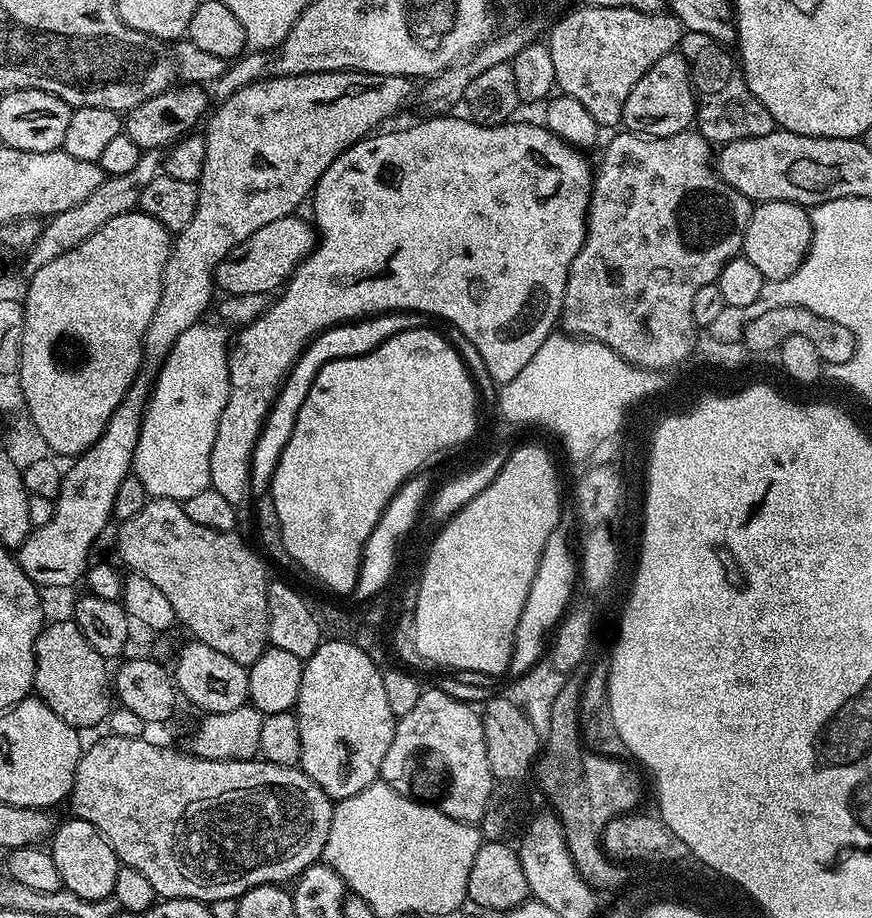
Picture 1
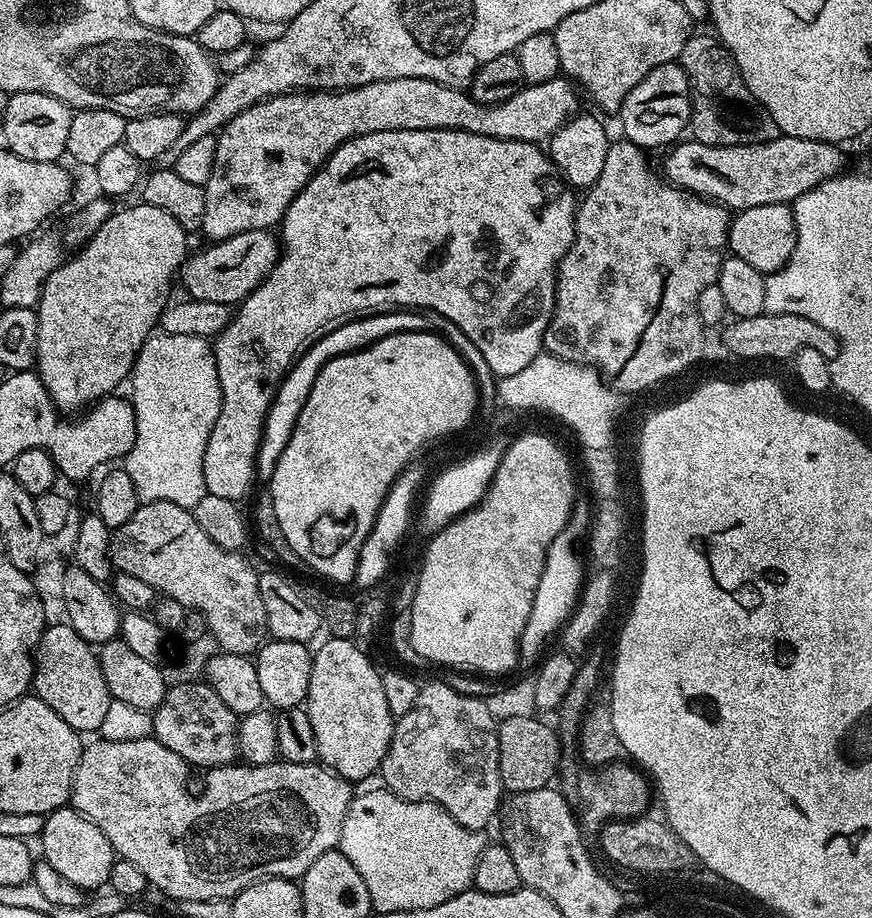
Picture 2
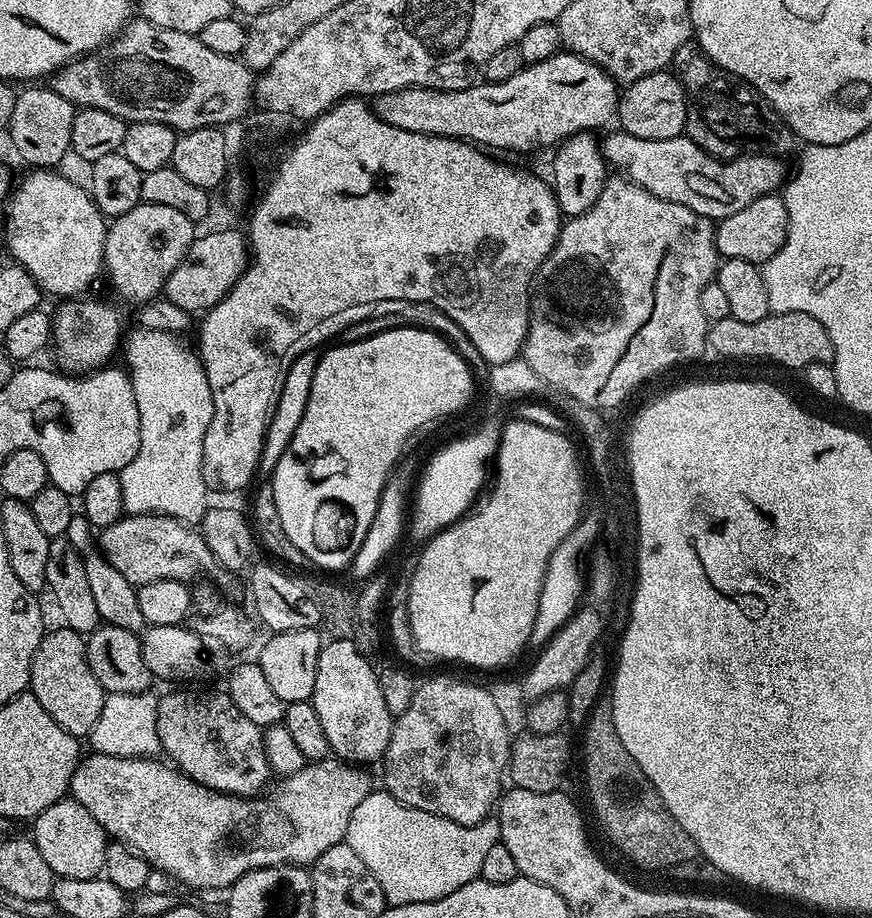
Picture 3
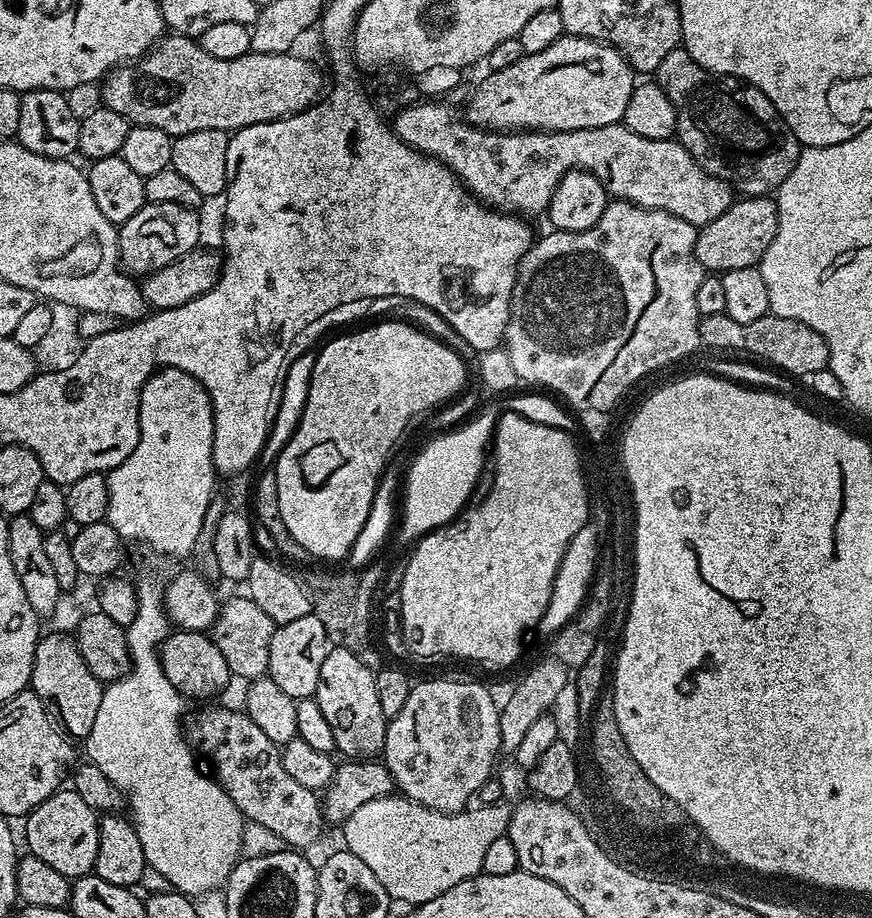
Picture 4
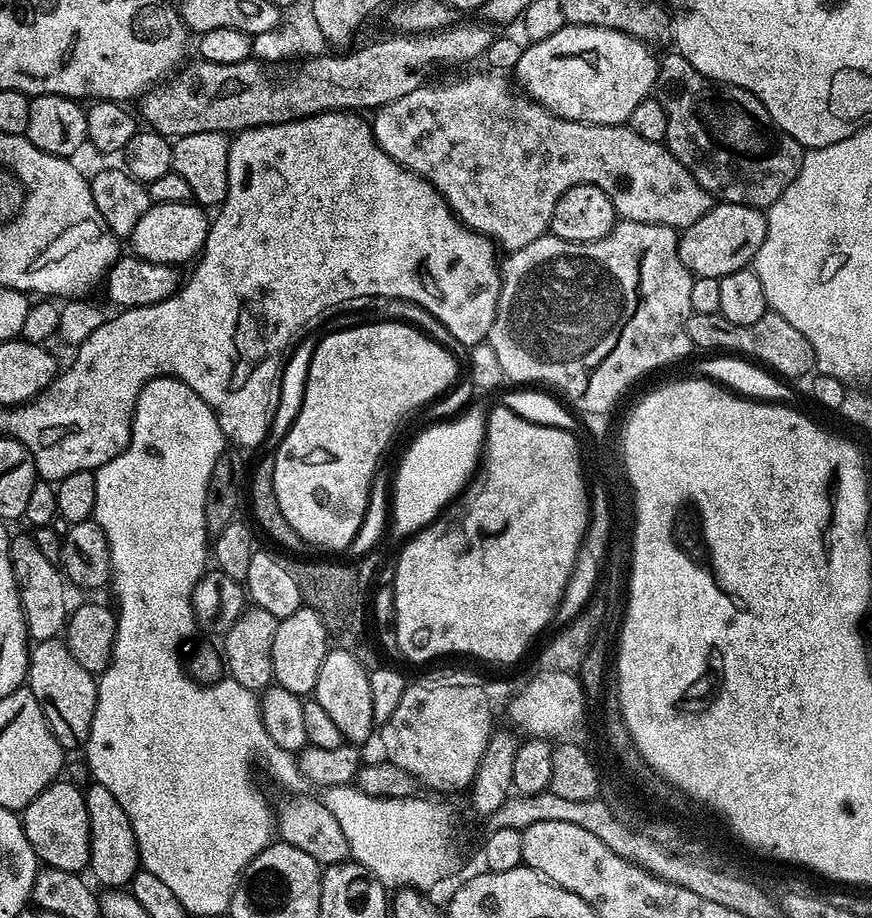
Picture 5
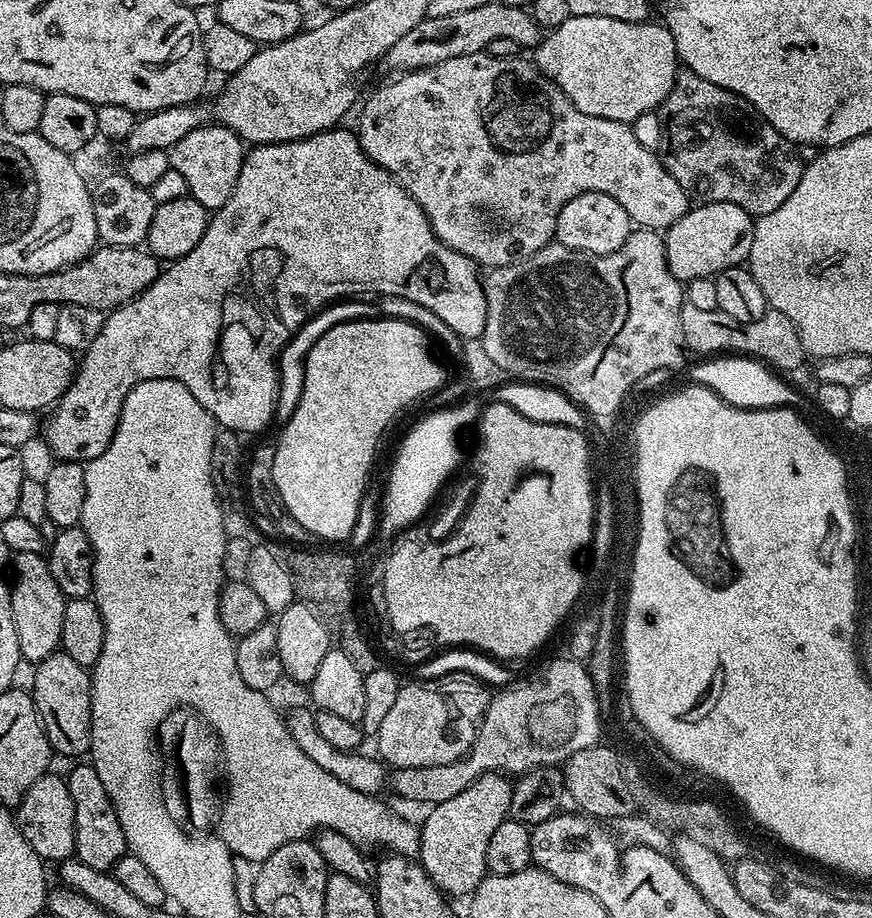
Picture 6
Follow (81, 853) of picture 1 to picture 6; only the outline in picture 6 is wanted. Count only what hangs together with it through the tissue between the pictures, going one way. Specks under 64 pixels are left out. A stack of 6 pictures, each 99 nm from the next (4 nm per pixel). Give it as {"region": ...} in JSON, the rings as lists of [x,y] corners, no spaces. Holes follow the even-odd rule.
{"region":[[[46,774],[26,790],[26,794],[20,799],[20,803],[15,805],[14,815],[16,825],[30,842],[34,854],[38,854],[41,860],[51,862],[51,860],[71,861],[76,855],[74,846],[74,802],[70,799],[68,781],[63,775],[52,776]]]}

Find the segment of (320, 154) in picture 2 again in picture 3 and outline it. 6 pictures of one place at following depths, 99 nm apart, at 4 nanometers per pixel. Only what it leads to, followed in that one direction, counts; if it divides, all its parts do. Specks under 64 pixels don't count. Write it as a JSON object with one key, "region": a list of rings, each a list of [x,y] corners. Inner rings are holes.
{"region":[[[567,50],[556,52],[537,64],[525,64],[522,70],[518,70],[518,74],[514,74],[514,78],[506,78],[506,82],[479,83],[460,88],[457,92],[446,92],[442,88],[403,88],[397,92],[387,92],[375,101],[374,111],[382,122],[398,126],[398,130],[410,130],[427,136],[445,136],[451,140],[467,140],[488,150],[505,148],[508,152],[551,149],[574,134],[592,132],[611,120],[613,123],[618,112],[618,85],[612,76],[594,62]]]}

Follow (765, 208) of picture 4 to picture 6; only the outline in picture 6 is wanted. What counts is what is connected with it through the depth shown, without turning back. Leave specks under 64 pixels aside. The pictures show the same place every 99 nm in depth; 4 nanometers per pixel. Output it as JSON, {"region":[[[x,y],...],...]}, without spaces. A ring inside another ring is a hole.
{"region":[[[700,202],[689,207],[688,212],[663,233],[670,274],[687,282],[707,276],[715,278],[722,270],[741,267],[747,261],[750,246],[754,246],[755,225],[753,216],[742,210],[742,206],[734,206],[734,202]]]}

